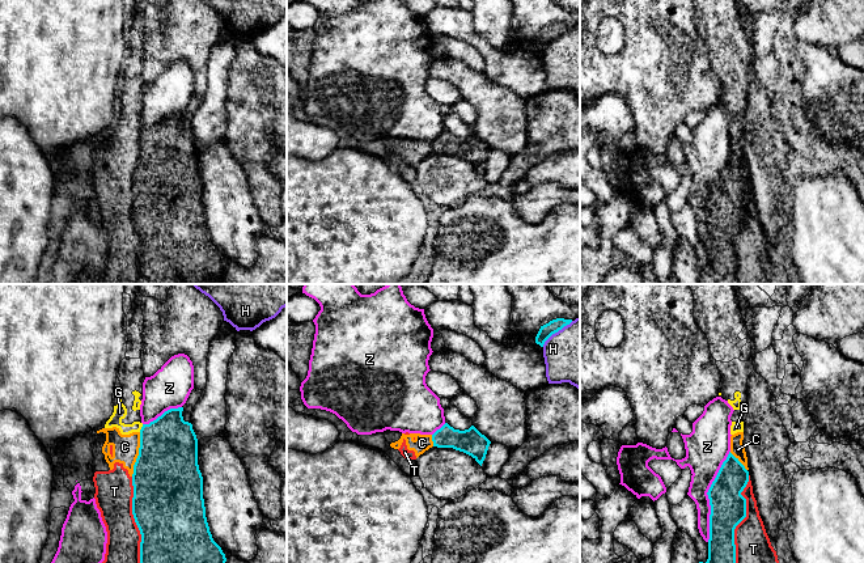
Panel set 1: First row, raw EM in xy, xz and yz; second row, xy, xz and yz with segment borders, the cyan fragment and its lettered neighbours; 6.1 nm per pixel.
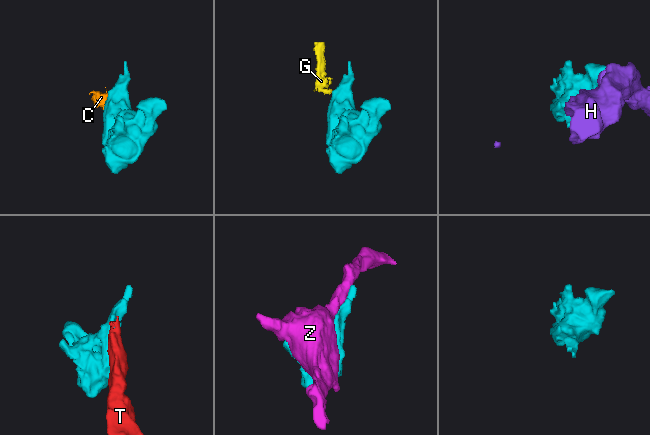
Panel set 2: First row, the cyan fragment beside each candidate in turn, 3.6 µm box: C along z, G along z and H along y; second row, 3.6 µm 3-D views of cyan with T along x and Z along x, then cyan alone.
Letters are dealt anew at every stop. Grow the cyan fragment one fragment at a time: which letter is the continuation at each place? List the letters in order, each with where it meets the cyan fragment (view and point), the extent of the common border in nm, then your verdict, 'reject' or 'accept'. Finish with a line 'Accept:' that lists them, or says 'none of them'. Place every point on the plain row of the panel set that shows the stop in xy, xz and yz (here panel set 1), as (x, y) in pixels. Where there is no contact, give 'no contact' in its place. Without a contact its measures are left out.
C: meets cyan in xy at (139, 161); contact 280 nm long; reject
G: meets cyan in xy at (142, 135); contact 50 nm long; reject
H: meets cyan in xz at (557, 38); contact 240 nm long; reject
T: meets cyan in xy at (136, 231); contact 600 nm long; reject
Z: meets cyan in yz at (708, 203); contact 600 nm long; reject
Accept: none of them

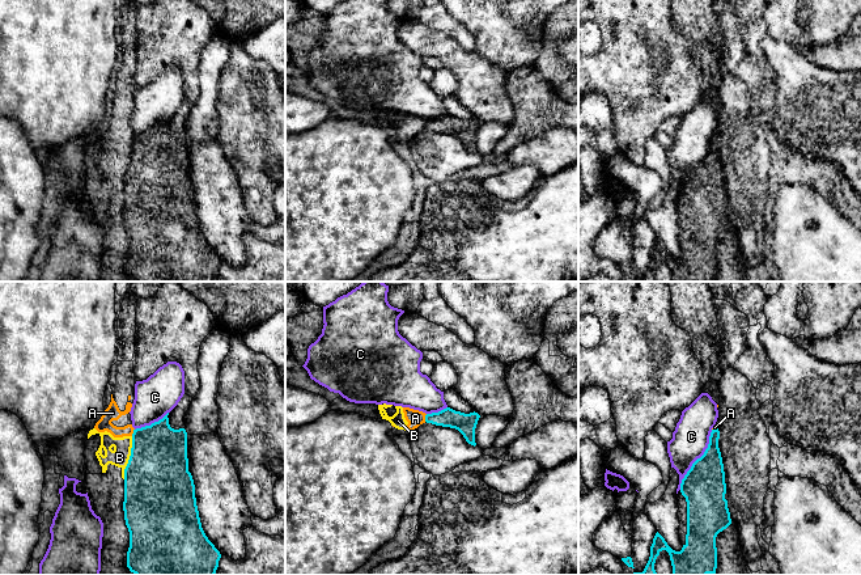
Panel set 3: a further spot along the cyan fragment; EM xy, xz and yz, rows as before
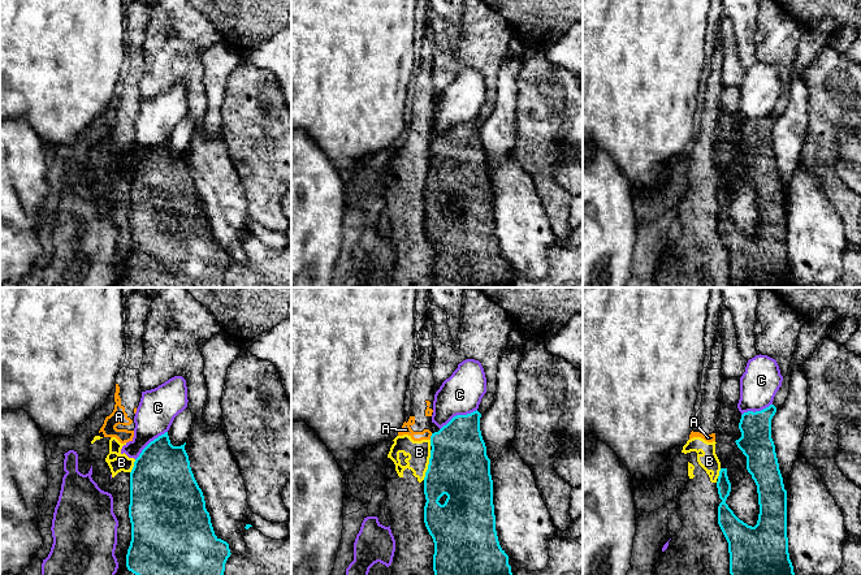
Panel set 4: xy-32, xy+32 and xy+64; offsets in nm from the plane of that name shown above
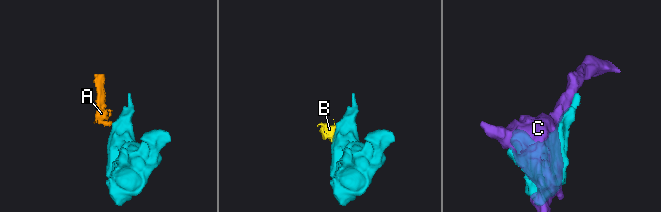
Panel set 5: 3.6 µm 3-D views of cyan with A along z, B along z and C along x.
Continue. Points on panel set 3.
A: meets cyan in xz at (425, 125); contact 50 nm long; reject
B: meets cyan in xy at (130, 164); contact 280 nm long; reject
C: meets cyan in yz at (696, 166); contact 420 nm long; reject
Accept: none of them

